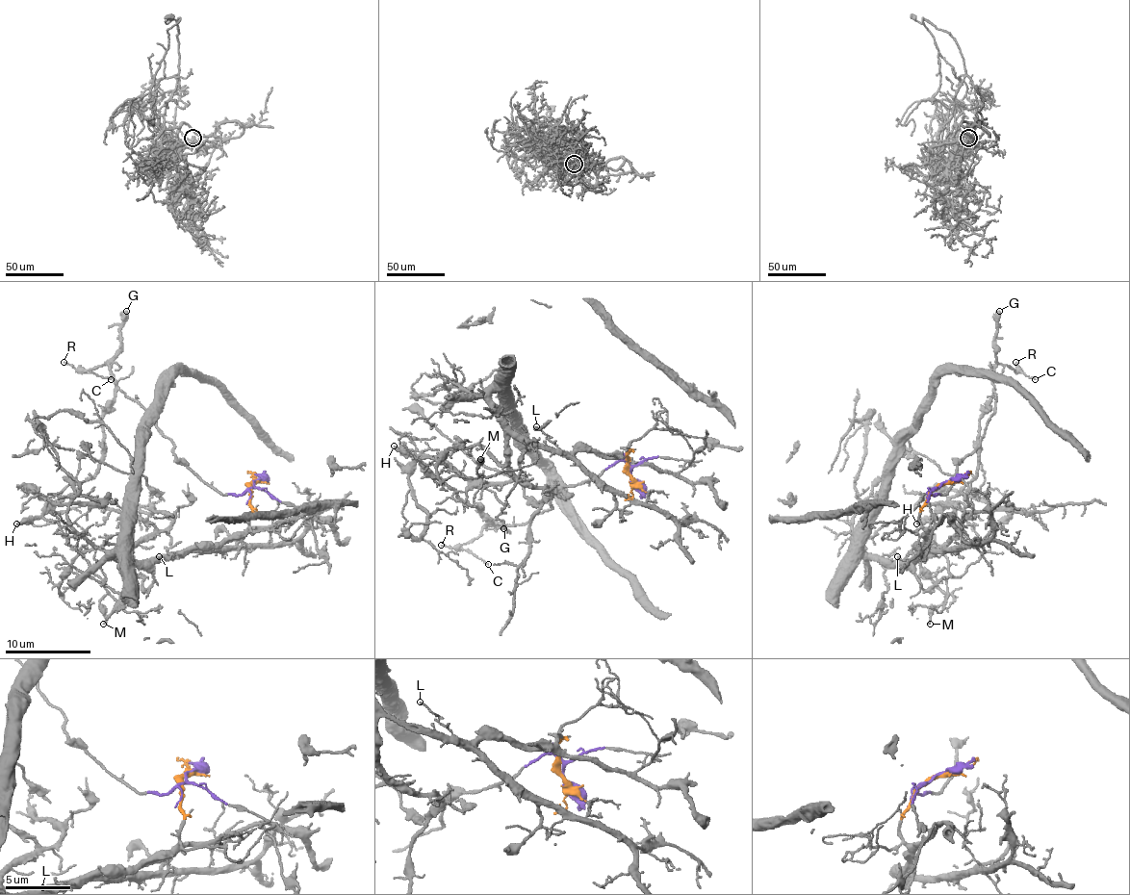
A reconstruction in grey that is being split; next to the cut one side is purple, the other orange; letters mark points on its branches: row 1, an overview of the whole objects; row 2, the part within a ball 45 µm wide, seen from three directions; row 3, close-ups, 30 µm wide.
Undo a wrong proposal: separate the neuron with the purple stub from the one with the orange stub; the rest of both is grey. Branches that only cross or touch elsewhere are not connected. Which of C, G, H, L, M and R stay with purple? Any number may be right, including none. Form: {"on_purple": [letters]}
{"on_purple": ["C", "G", "H", "M", "R"]}

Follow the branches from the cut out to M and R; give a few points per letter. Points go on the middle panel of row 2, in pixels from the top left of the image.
M: (631, 475), (616, 460), (563, 486), (526, 523), (495, 523), (420, 460), (475, 477), (484, 475), (479, 458)
R: (631, 475), (629, 465), (616, 460), (563, 486), (548, 509), (526, 523), (495, 523), (465, 544), (442, 546)

